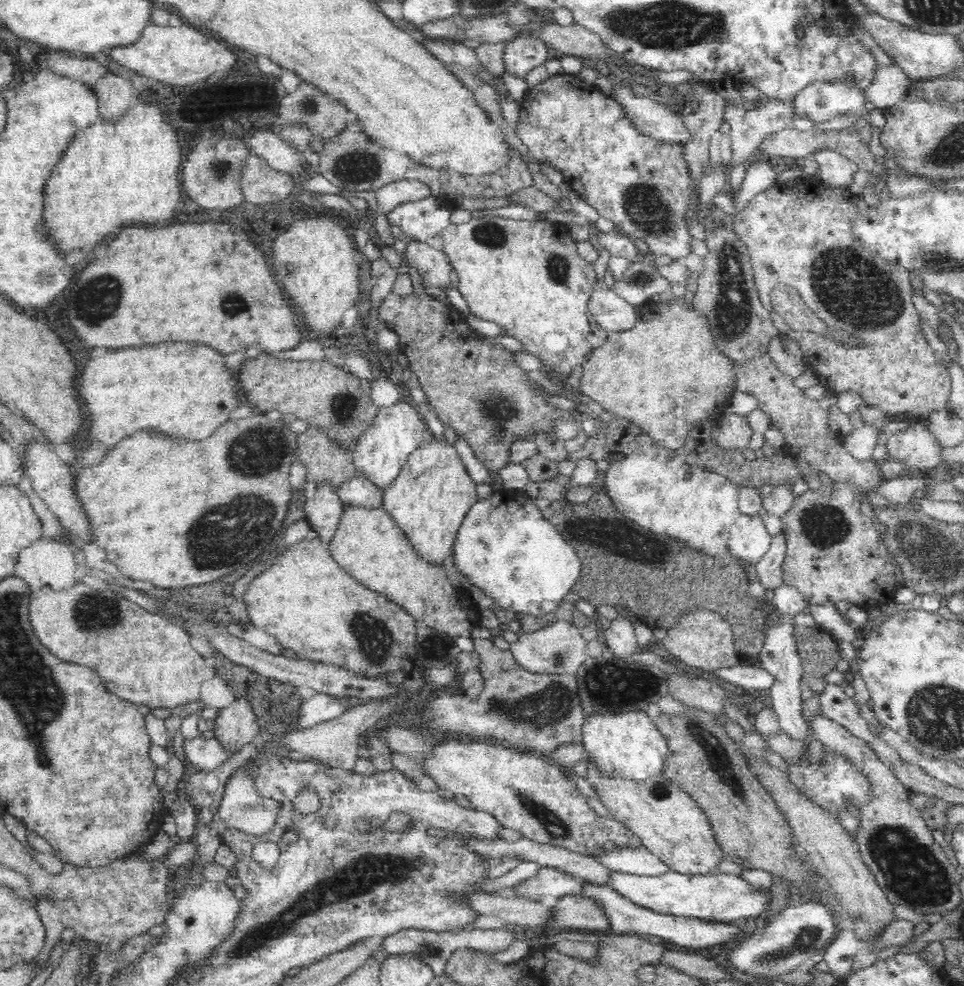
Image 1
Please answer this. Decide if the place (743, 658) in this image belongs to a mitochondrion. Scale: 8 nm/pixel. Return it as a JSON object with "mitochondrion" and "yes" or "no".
{"mitochondrion":"no"}

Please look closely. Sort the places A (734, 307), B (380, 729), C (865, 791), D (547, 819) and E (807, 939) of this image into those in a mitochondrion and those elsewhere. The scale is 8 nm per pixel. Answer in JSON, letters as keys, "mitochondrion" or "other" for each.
{"A":"mitochondrion","B":"other","C":"other","D":"mitochondrion","E":"mitochondrion"}

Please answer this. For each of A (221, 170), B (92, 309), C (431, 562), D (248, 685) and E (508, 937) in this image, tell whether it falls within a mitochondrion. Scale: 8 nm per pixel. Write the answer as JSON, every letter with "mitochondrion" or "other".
{"A":"mitochondrion","B":"mitochondrion","C":"other","D":"other","E":"other"}

